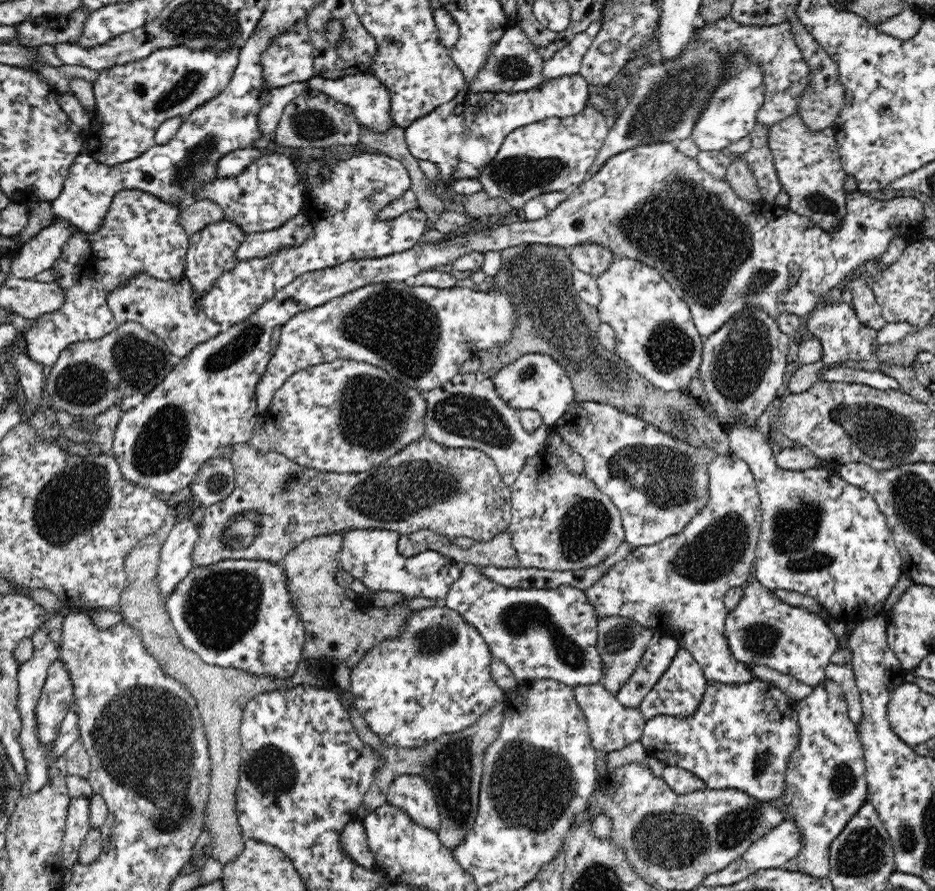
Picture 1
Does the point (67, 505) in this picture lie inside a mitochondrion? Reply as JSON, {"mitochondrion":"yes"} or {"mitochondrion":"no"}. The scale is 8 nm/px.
{"mitochondrion":"yes"}

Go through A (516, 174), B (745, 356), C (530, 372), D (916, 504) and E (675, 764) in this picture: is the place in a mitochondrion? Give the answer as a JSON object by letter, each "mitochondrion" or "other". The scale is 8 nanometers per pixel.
{"A":"mitochondrion","B":"mitochondrion","C":"mitochondrion","D":"mitochondrion","E":"other"}

